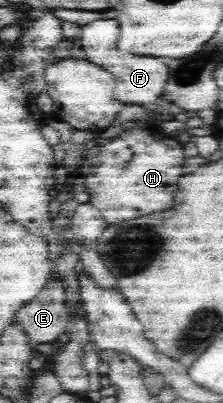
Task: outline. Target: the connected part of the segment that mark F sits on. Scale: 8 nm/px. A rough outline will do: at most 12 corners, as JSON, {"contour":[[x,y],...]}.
{"contour":[[118,22],[82,26],[85,59],[114,75],[114,98],[158,120],[166,63],[120,54]]}

